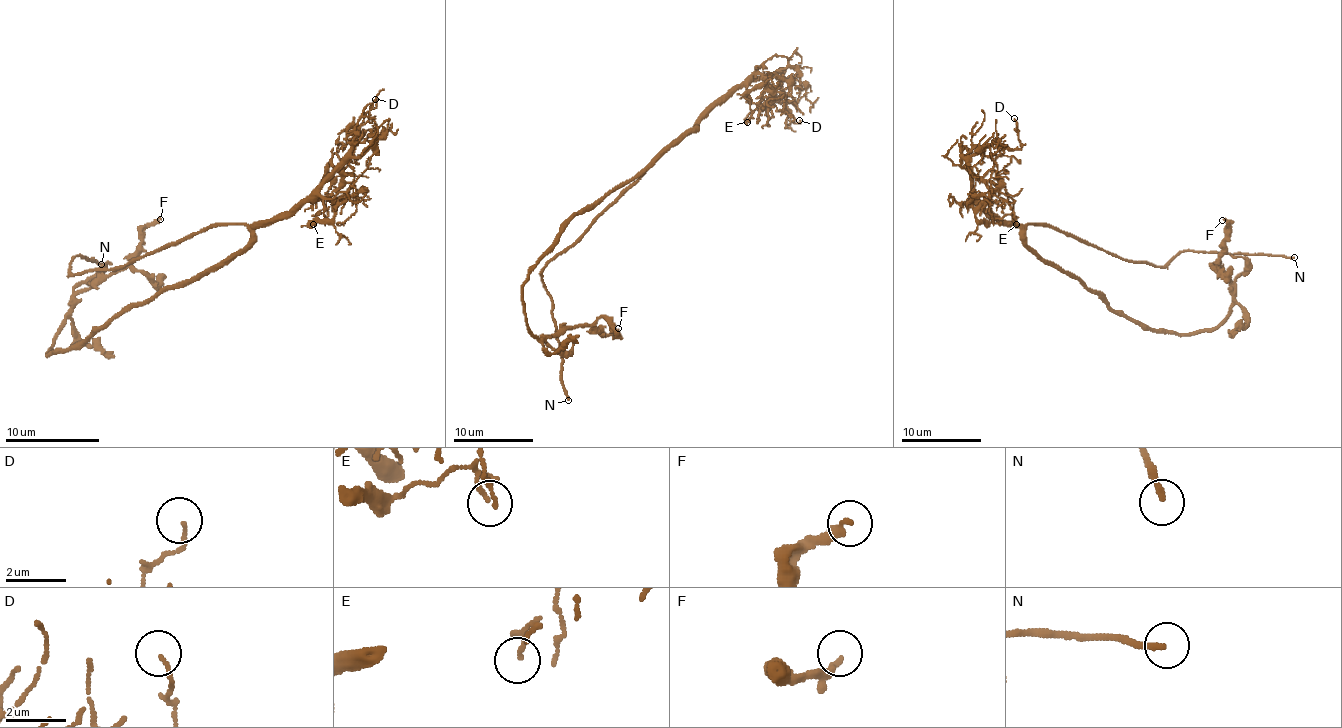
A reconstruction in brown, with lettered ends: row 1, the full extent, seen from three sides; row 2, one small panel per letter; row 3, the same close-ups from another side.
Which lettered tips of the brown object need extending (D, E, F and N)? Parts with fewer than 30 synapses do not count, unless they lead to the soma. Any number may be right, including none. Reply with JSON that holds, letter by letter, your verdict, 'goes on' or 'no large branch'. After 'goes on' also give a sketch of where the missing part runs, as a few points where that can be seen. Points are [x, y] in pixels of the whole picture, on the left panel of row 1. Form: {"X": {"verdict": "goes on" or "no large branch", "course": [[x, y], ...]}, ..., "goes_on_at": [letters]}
{"D": {"verdict": "no large branch"}, "E": {"verdict": "no large branch"}, "F": {"verdict": "no large branch"}, "N": {"verdict": "goes on", "course": [[101, 264], [108, 264], [108, 240], [99, 228]]}, "goes_on_at": ["N"]}

